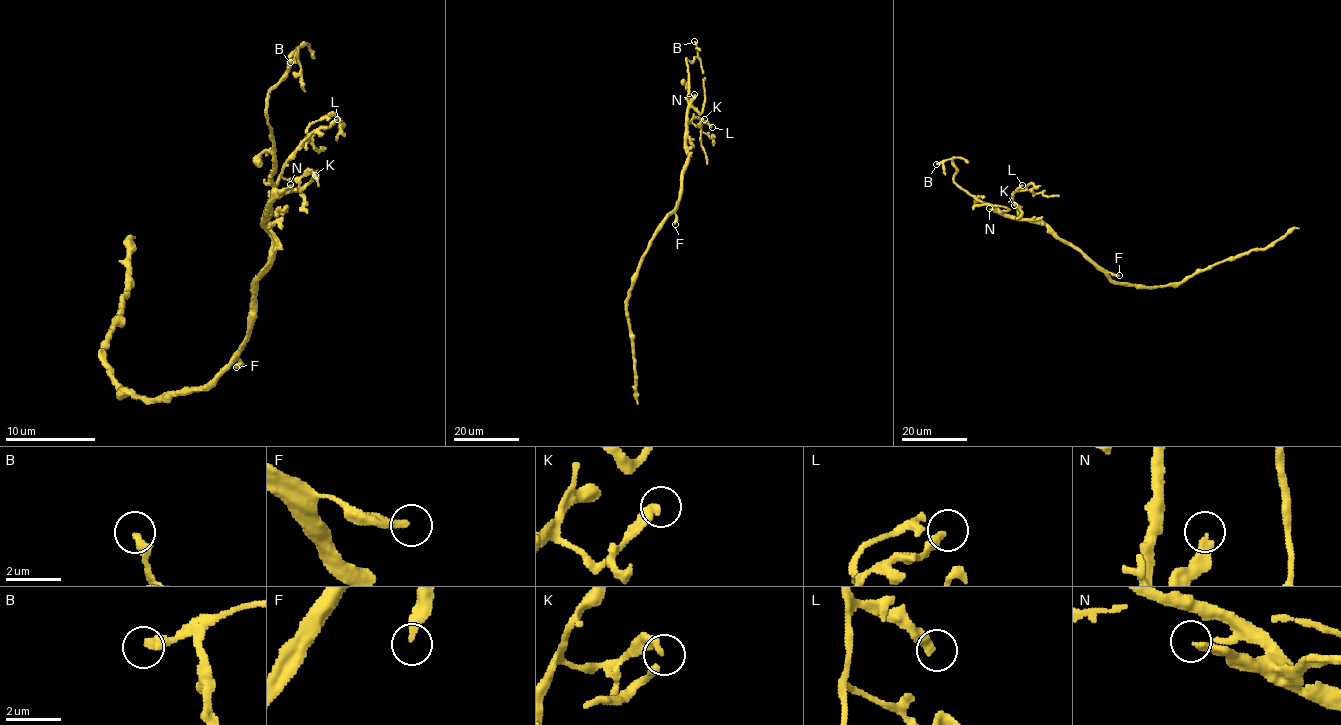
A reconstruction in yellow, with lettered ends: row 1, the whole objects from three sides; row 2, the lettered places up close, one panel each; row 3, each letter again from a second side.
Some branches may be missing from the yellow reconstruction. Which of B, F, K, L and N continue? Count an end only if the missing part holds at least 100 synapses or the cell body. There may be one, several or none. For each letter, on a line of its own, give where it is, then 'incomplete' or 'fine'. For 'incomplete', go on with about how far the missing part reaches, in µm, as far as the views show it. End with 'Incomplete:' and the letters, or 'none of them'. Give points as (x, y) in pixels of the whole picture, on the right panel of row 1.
B: at (936, 164); fine
F: at (1119, 275); fine
K: at (1014, 205); fine
L: at (1022, 185); fine
N: at (989, 208); incomplete; about 20 µm are missing
Incomplete: N

